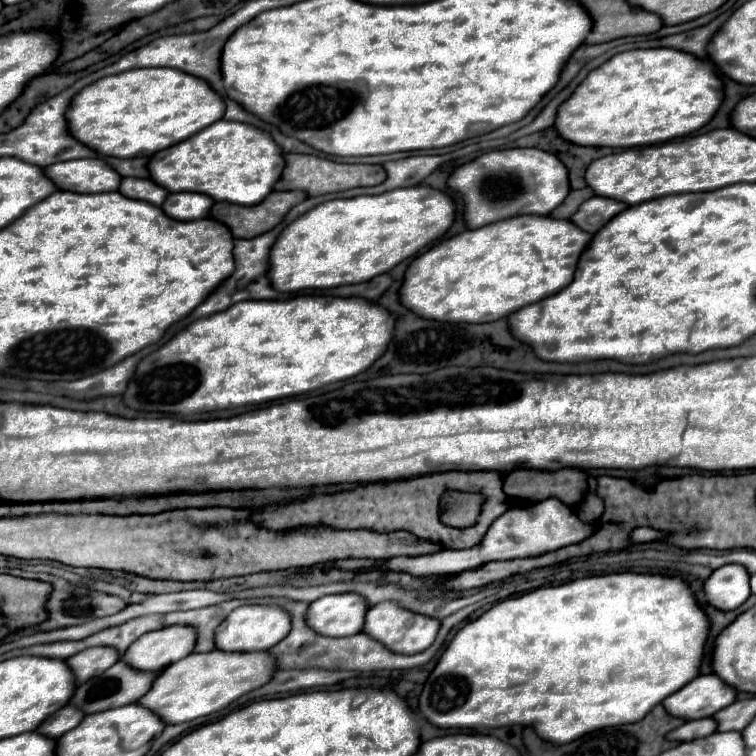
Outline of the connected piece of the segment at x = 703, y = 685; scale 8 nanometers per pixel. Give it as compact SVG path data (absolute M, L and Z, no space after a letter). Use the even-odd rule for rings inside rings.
M705 674L683 686L683 690L677 690L677 694L665 698L663 706L675 716L697 720L713 716L725 706L731 706L735 700L737 690L733 686L723 682L717 674Z

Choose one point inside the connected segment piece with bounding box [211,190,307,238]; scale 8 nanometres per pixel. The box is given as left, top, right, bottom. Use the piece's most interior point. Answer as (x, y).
(244, 221)

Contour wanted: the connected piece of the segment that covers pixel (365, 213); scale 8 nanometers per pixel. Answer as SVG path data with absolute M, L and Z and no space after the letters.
M411 186L411 188L403 188L403 190L391 190L391 192L383 192L379 196L357 196L357 198L337 198L337 200L329 200L323 202L319 206L315 206L313 210L305 212L303 216L299 216L295 222L291 222L279 236L279 242L275 242L275 248L271 248L271 282L275 282L275 288L279 292L299 292L299 290L307 290L307 288L319 288L319 290L327 290L327 288L337 288L343 284L359 284L359 282L367 282L379 274L389 272L391 268L395 268L399 262L415 256L417 252L421 252L425 246L429 246L431 242L439 240L451 226L455 220L455 202L441 190L435 190L431 186Z

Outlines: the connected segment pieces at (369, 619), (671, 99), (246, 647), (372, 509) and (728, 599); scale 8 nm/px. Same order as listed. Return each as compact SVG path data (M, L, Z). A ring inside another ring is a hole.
M387 600L387 602L373 606L367 612L363 632L371 634L371 638L383 642L389 650L395 650L399 654L417 654L417 652L427 650L435 642L439 628L441 628L441 620L429 618L429 616L423 616L423 614L415 614L415 612L403 608L399 602Z
M651 48L651 50L629 50L629 52L621 52L621 54L615 54L611 60L607 60L605 64L601 64L599 68L595 68L577 88L575 92L571 94L571 98L567 102L563 102L559 106L559 112L557 112L557 122L555 122L555 128L559 130L559 134L575 144L581 144L581 146L609 146L609 148L635 148L635 146L651 146L651 144L663 144L663 142L669 142L673 138L681 138L681 136L687 136L691 132L697 132L699 128L703 128L713 116L715 112L719 110L719 106L723 104L723 84L721 80L717 78L717 74L707 66L705 60L701 58L695 58L693 54L689 52L683 52L683 50L675 50L675 48Z
M247 604L235 608L225 620L219 630L215 630L215 648L227 652L253 652L253 650L269 650L275 642L283 640L291 630L291 618L285 614L283 608L275 604Z
M443 472L429 474L411 480L397 482L381 482L369 484L365 488L357 488L353 492L337 492L337 494L319 494L305 500L289 502L283 506L265 506L255 512L255 522L271 528L271 530L287 530L301 524L327 524L331 528L369 528L375 532L391 532L391 530L409 530L419 538L439 542L445 548L461 550L479 544L485 536L491 522L501 516L509 506L527 506L527 502L513 502L505 498L501 490L503 478L497 472ZM449 490L455 492L479 492L485 496L481 506L481 514L471 528L449 528L441 522L441 496ZM415 506L419 512L431 514L415 514Z
M727 564L717 568L705 580L705 594L709 604L719 610L733 610L741 606L751 594L747 568L739 564Z

